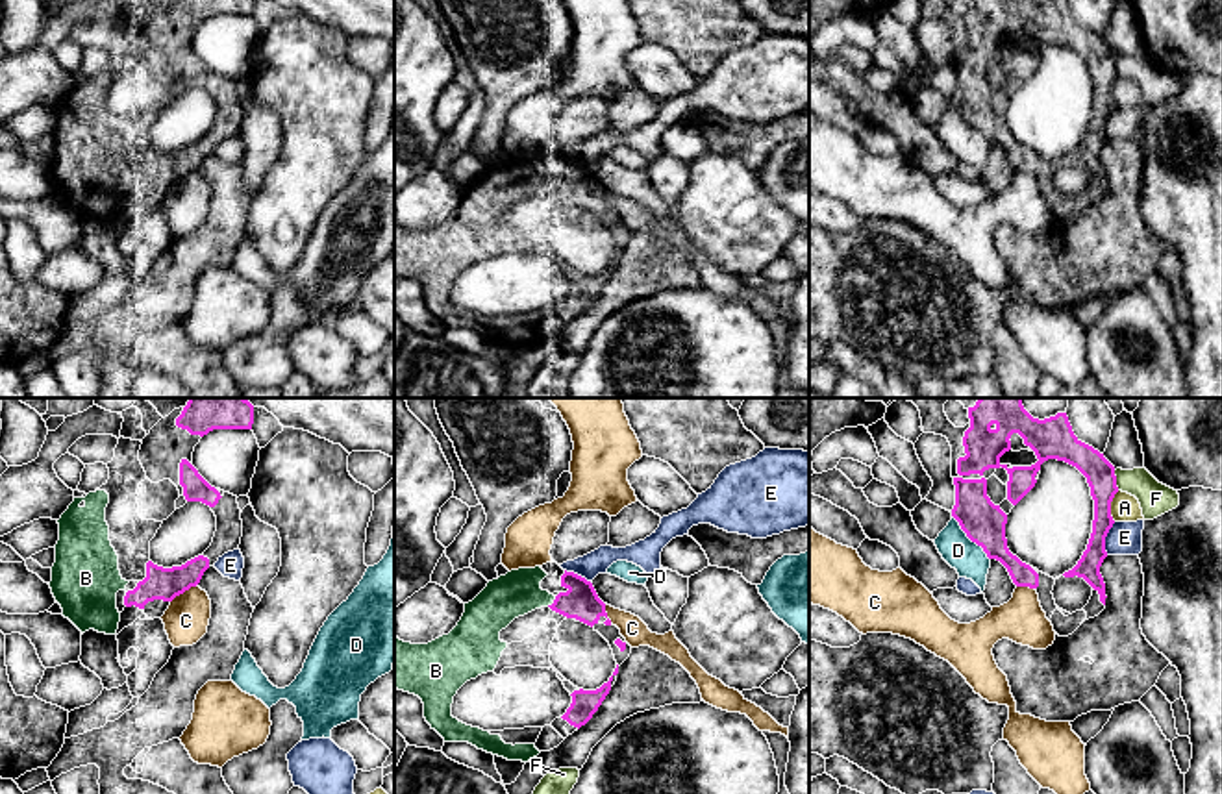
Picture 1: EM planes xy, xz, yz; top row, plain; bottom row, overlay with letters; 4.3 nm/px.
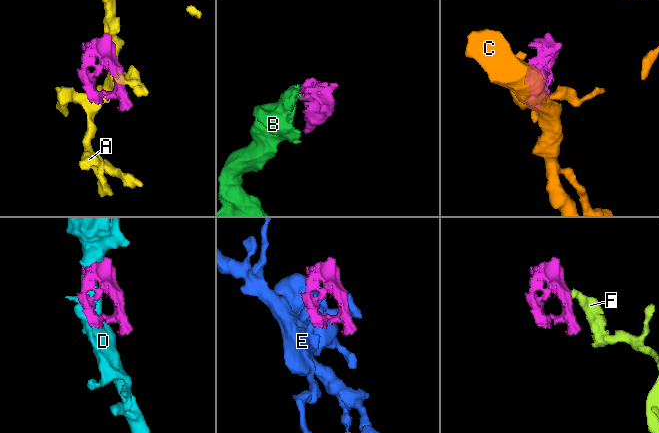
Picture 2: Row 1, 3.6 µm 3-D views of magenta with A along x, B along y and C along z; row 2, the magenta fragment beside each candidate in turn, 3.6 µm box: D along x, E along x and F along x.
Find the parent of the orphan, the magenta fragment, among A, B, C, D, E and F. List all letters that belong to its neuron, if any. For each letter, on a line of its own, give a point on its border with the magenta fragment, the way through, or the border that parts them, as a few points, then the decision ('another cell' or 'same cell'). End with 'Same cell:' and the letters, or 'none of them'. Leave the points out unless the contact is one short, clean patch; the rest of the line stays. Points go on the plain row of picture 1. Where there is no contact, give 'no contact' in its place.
A: yz (1109, 91) | another cell
B: xz (554, 187) | same cell
C: xy (184, 176) | along xy (197, 169), (171, 187) | another cell
D: yz (971, 124) | along yz (952, 100), (989, 145) | another cell
E: yz (1104, 124) | another cell
F: yz (1115, 65) | along yz (1113, 56), (1119, 74) | another cell
Same cell: B

